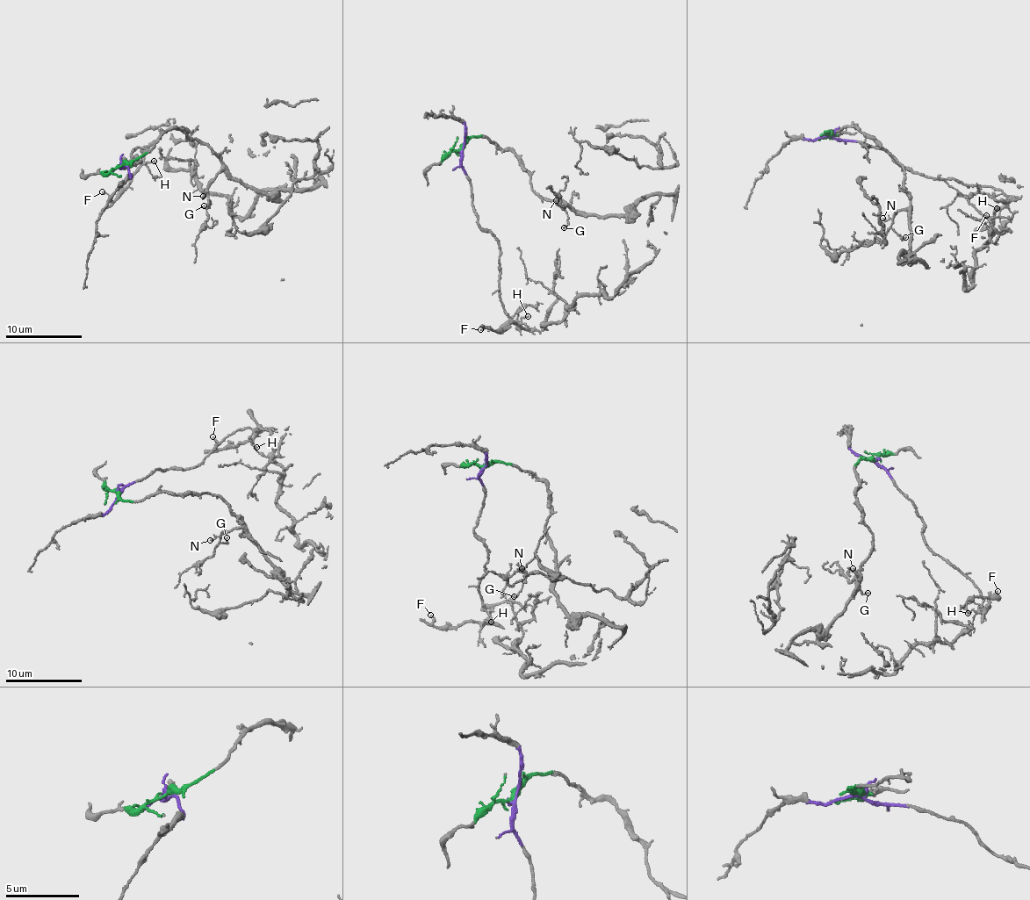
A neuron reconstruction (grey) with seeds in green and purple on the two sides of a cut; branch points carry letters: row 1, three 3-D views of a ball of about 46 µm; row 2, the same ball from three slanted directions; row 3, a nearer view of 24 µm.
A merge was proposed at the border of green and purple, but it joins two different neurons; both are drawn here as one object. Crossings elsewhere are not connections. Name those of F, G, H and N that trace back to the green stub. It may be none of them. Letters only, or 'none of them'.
G, N

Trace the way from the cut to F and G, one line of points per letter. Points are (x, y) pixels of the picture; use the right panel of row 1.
F: (831, 136), (879, 146), (903, 168), (926, 177), (992, 186), (1005, 193), (1007, 202), (985, 227), (985, 214)
G: (831, 136), (825, 132), (855, 126), (903, 166), (903, 184), (911, 205), (892, 216), (890, 228), (905, 237)

